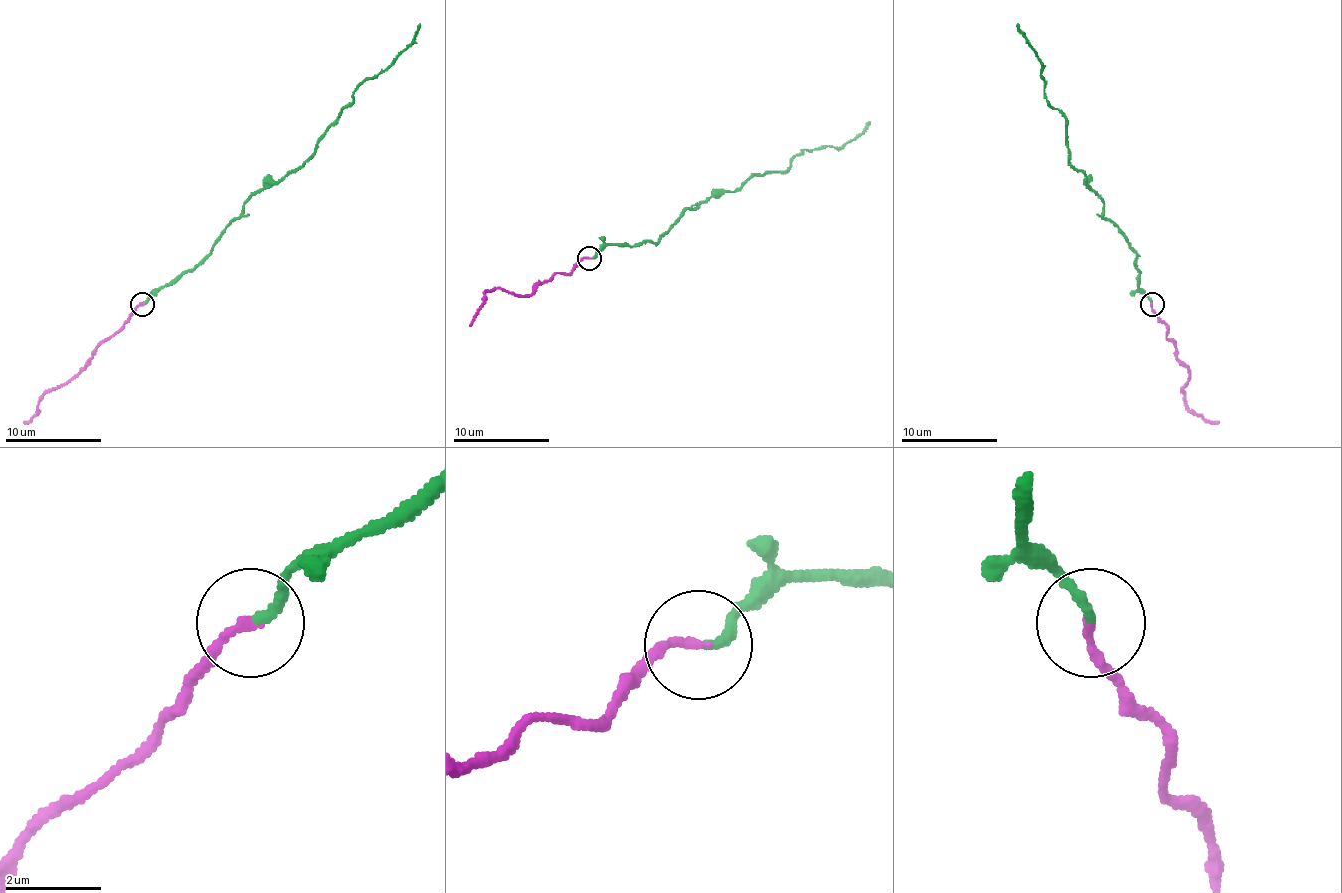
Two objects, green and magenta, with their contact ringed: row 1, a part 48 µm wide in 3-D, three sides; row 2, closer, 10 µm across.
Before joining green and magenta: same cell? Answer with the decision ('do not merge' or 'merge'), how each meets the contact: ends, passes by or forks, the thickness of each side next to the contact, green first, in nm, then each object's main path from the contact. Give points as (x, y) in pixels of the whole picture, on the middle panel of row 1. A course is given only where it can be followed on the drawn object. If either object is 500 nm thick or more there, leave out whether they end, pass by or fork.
do not merge; green ends there; magenta ends there; 190 nm thick on the green side, 180 nm on the other; green runs (589, 259), (608, 244), (656, 242), (688, 208), (750, 176), (784, 172), (801, 150), (842, 147), (869, 123); magenta runs (589, 259), (584, 259), (569, 273), (555, 273), (528, 295), (516, 295), (499, 288), (487, 290), (470, 326)

